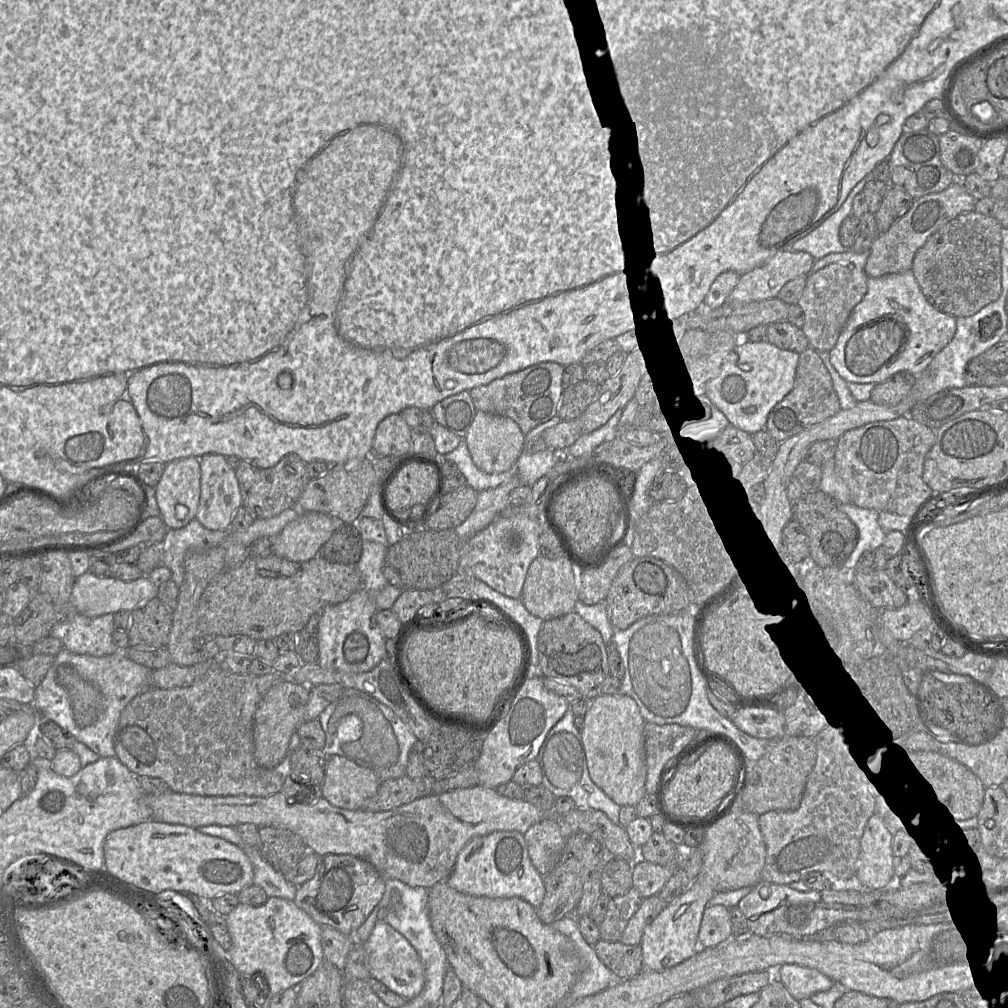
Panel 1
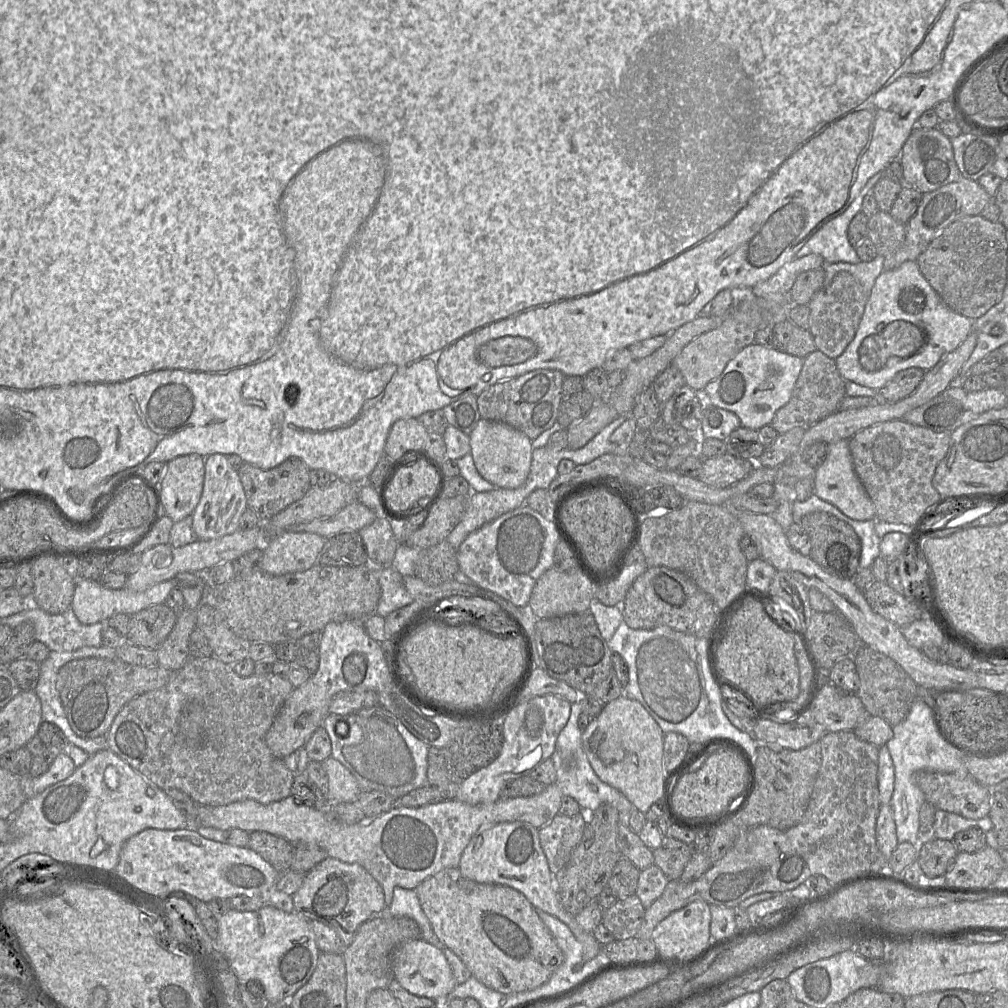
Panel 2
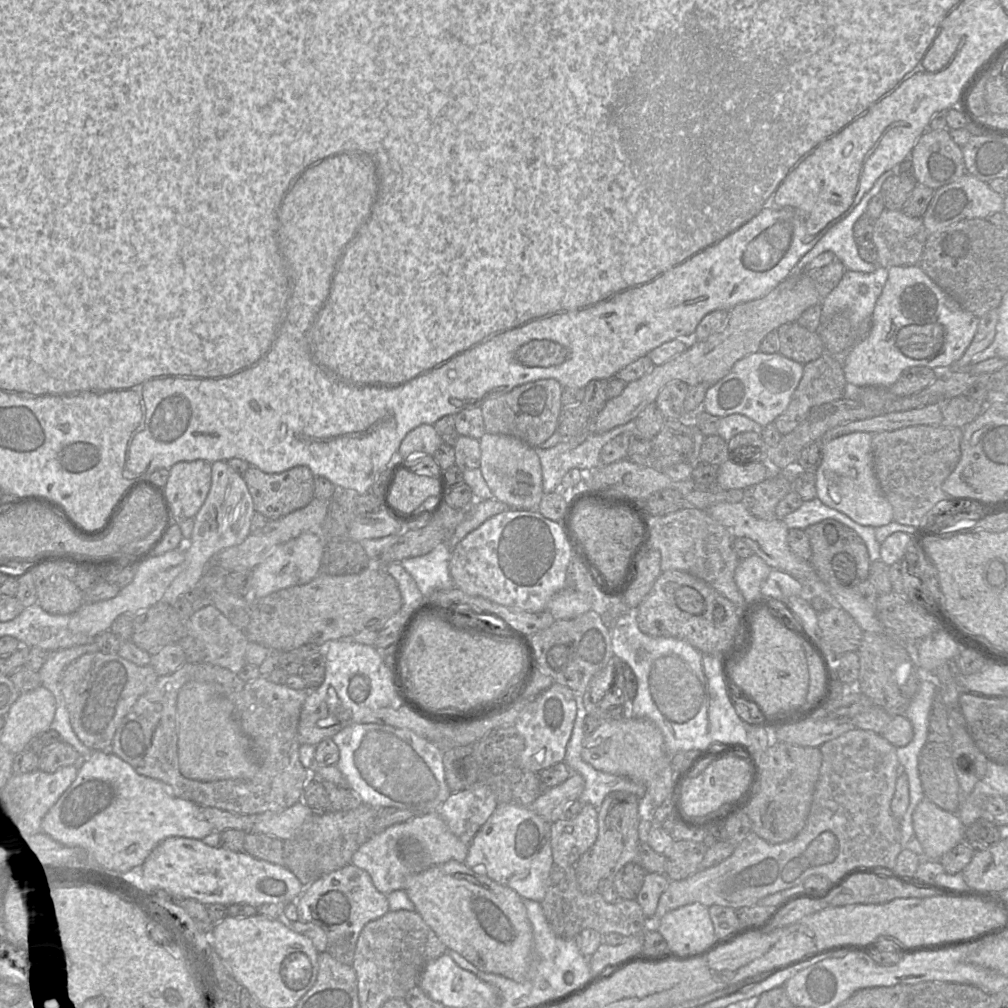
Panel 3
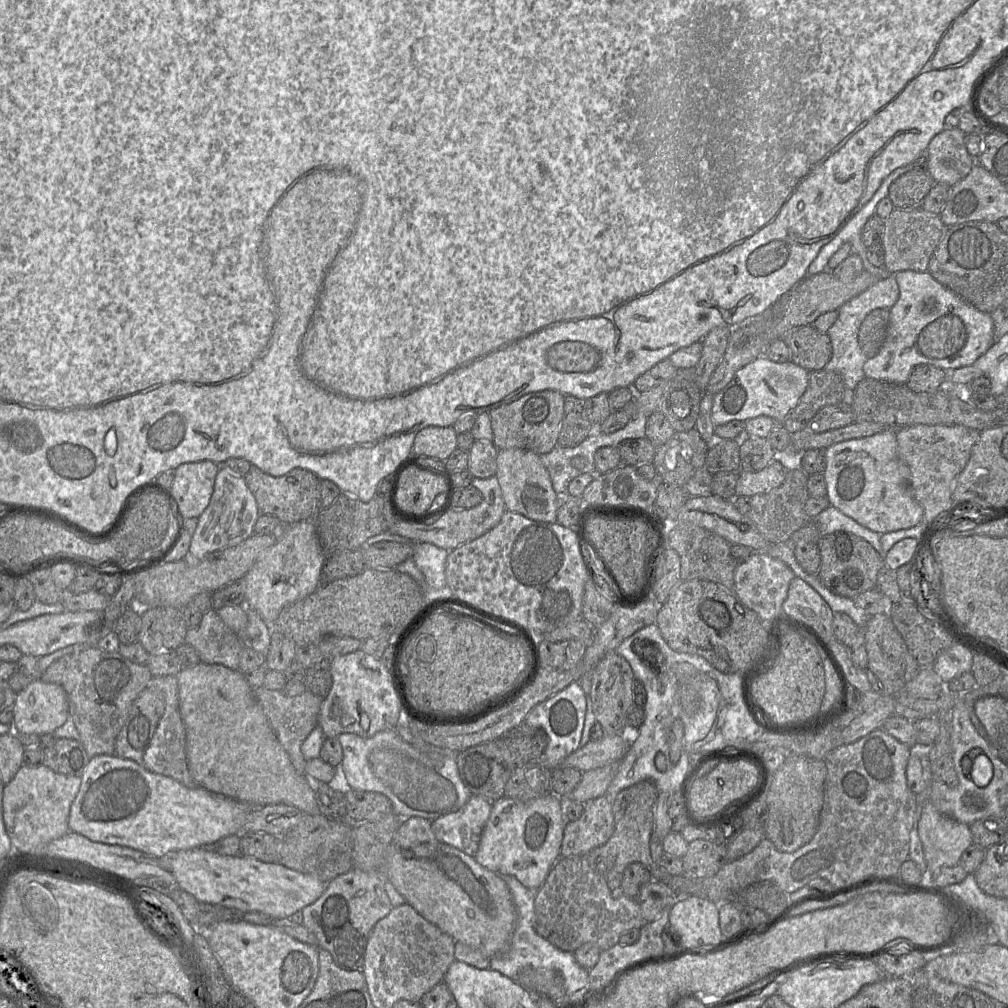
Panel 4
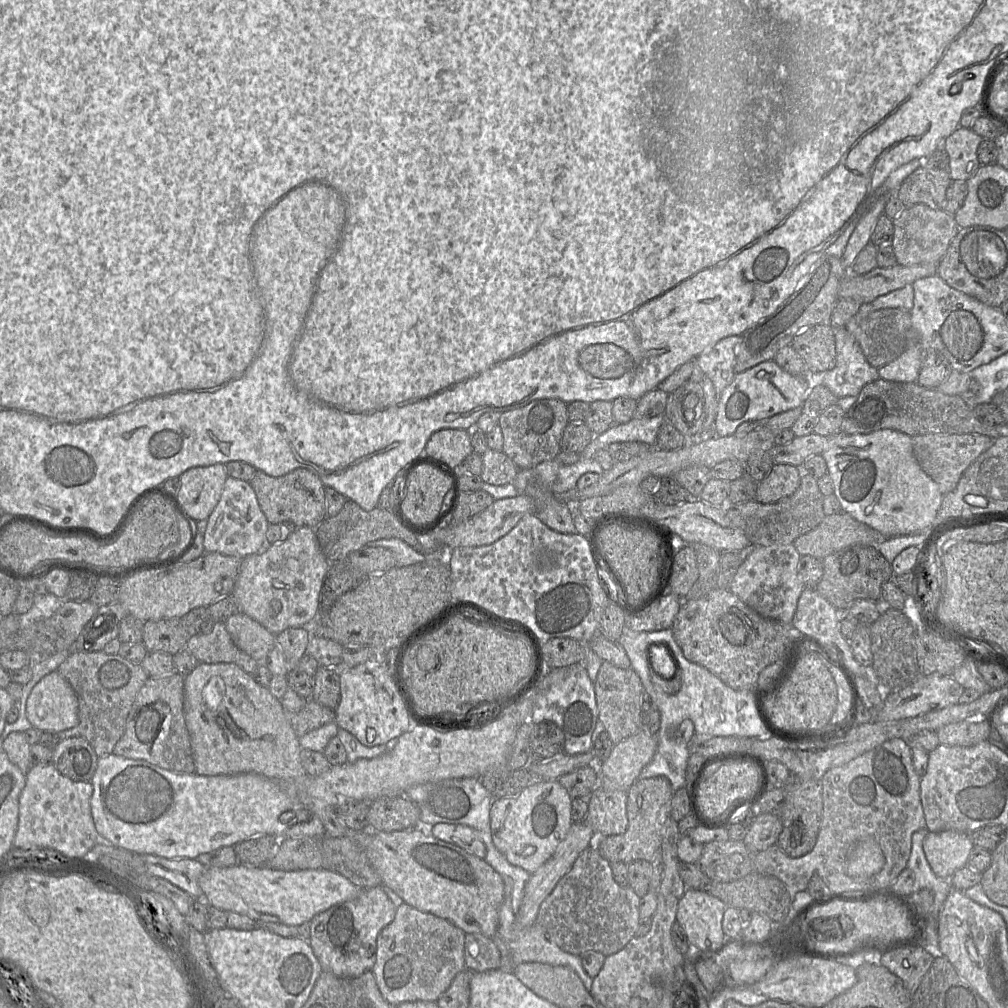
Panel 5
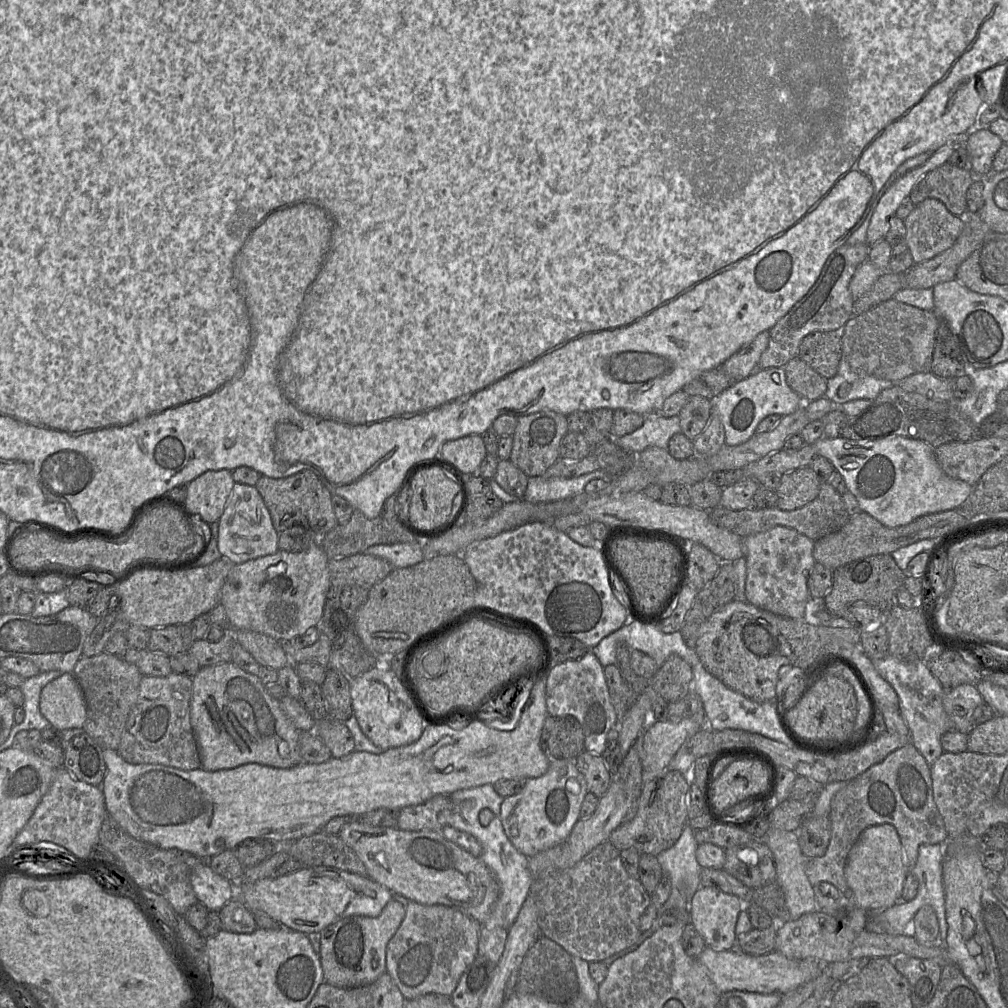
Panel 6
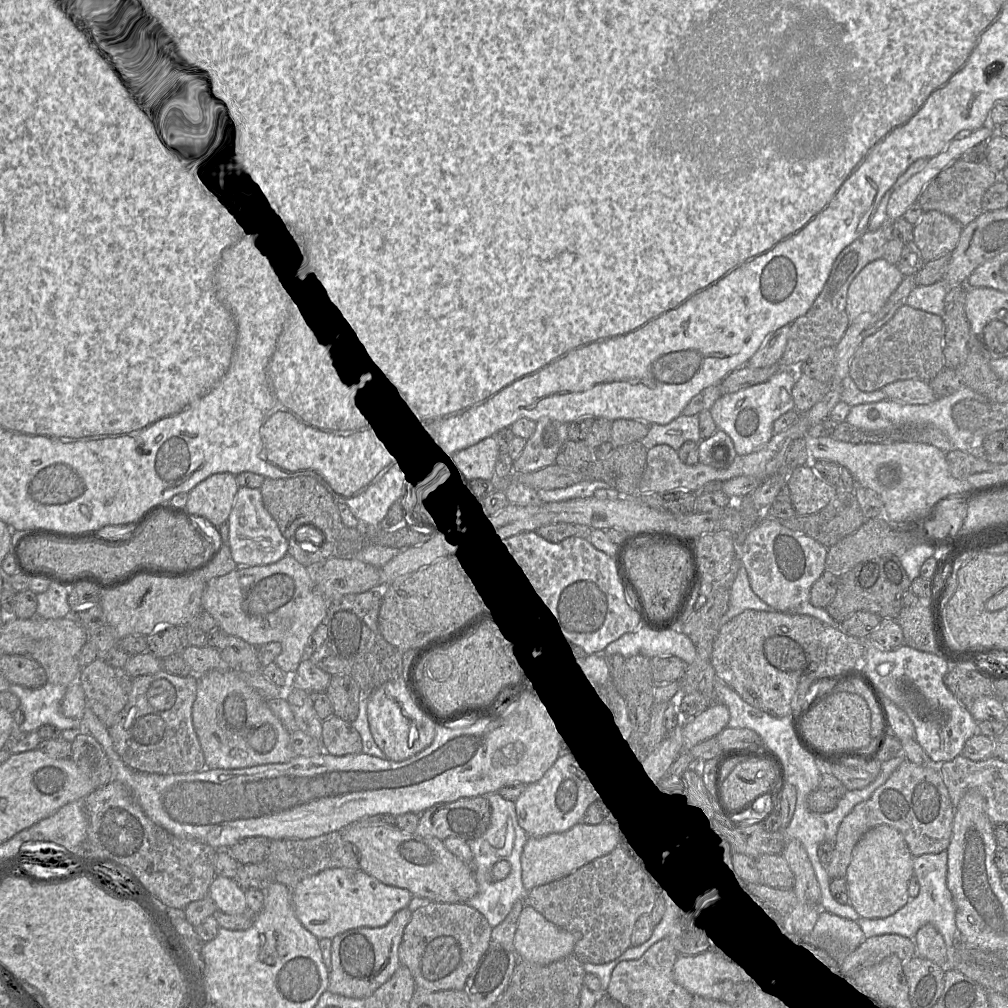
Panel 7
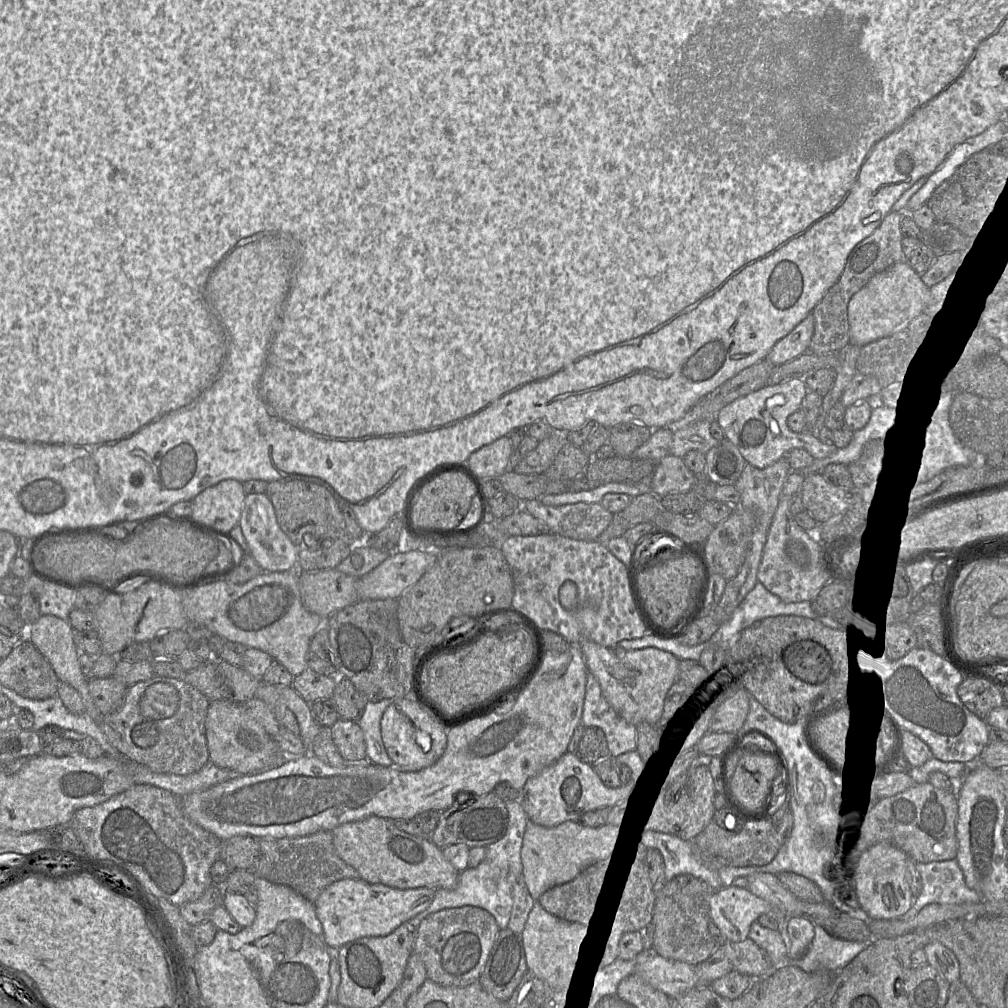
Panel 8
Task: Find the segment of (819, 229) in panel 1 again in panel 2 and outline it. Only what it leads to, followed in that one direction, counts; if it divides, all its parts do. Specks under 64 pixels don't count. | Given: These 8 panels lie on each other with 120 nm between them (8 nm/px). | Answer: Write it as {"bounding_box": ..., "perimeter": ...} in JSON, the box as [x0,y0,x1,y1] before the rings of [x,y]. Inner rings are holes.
{"bounding_box":[797,172,882,263],"perimeter":[[[882,172],[872,176],[850,206],[839,216],[826,222],[797,252],[797,257],[808,254],[820,255],[825,263],[861,262],[855,248],[848,239],[848,226],[854,216],[862,209],[863,200],[872,193],[875,184],[882,179]]]}

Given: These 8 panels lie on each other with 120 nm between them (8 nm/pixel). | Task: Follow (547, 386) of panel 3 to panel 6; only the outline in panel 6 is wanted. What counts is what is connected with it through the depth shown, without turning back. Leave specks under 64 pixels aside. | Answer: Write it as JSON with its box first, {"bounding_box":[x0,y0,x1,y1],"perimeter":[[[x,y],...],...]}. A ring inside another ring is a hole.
{"bounding_box":[509,410,568,477],"perimeter":[[[549,410],[518,416],[512,435],[513,447],[509,460],[528,477],[540,476],[560,458],[560,444],[568,432],[567,416]]]}

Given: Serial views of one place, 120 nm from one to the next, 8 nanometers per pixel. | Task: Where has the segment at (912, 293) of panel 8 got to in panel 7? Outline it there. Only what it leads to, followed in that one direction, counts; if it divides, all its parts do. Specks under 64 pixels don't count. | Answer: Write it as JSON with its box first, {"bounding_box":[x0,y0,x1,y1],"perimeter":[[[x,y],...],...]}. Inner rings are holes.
{"bounding_box":[846,258,903,322],"perimeter":[[[883,258],[868,263],[848,288],[846,313],[850,322],[864,313],[878,312],[903,279],[897,266]]]}

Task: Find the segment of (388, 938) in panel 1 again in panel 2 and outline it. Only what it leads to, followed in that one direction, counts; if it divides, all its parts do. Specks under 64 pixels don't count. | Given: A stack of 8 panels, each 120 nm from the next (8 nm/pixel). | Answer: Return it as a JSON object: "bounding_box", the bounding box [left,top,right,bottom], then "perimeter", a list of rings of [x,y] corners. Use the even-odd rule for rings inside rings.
{"bounding_box":[391,939,457,1006],"perimeter":[[[422,939],[408,940],[397,946],[391,954],[394,980],[415,996],[436,1001],[436,1006],[457,986],[444,952]]]}

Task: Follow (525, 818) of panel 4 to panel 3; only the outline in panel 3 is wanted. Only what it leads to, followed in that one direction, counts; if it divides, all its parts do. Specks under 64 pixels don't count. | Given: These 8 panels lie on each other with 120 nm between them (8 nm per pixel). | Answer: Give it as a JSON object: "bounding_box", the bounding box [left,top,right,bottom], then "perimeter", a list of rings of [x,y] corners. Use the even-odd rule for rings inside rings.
{"bounding_box":[465,804,553,902],"perimeter":[[[498,804],[472,839],[465,865],[491,880],[513,889],[522,899],[541,902],[553,867],[551,824],[526,806]]]}

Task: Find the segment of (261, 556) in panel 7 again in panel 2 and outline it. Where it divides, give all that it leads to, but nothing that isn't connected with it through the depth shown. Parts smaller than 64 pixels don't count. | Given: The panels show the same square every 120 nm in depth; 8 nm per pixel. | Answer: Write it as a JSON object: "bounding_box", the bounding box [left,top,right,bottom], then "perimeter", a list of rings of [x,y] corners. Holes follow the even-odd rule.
{"bounding_box":[71,453,246,624],"perimeter":[[[214,453],[205,457],[203,491],[197,506],[192,513],[192,528],[196,539],[211,540],[235,532],[239,529],[240,517],[246,509],[246,496],[238,472],[229,464],[226,456],[221,453]],[[78,578],[74,591],[71,608],[78,620],[83,624],[95,624],[106,622],[116,614],[125,613],[133,615],[149,606],[163,604],[169,592],[175,588],[174,578],[157,583],[144,591],[134,591],[126,587],[120,589],[110,589],[103,586],[98,581]]]}

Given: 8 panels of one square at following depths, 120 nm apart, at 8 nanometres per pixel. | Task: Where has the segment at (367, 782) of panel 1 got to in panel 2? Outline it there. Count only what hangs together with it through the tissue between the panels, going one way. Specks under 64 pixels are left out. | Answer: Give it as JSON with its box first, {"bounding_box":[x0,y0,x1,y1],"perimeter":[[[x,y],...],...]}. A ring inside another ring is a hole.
{"bounding_box":[322,756,362,803],"perimeter":[[[332,756],[322,766],[328,776],[328,803],[347,803],[356,800],[362,790],[353,774]]]}

